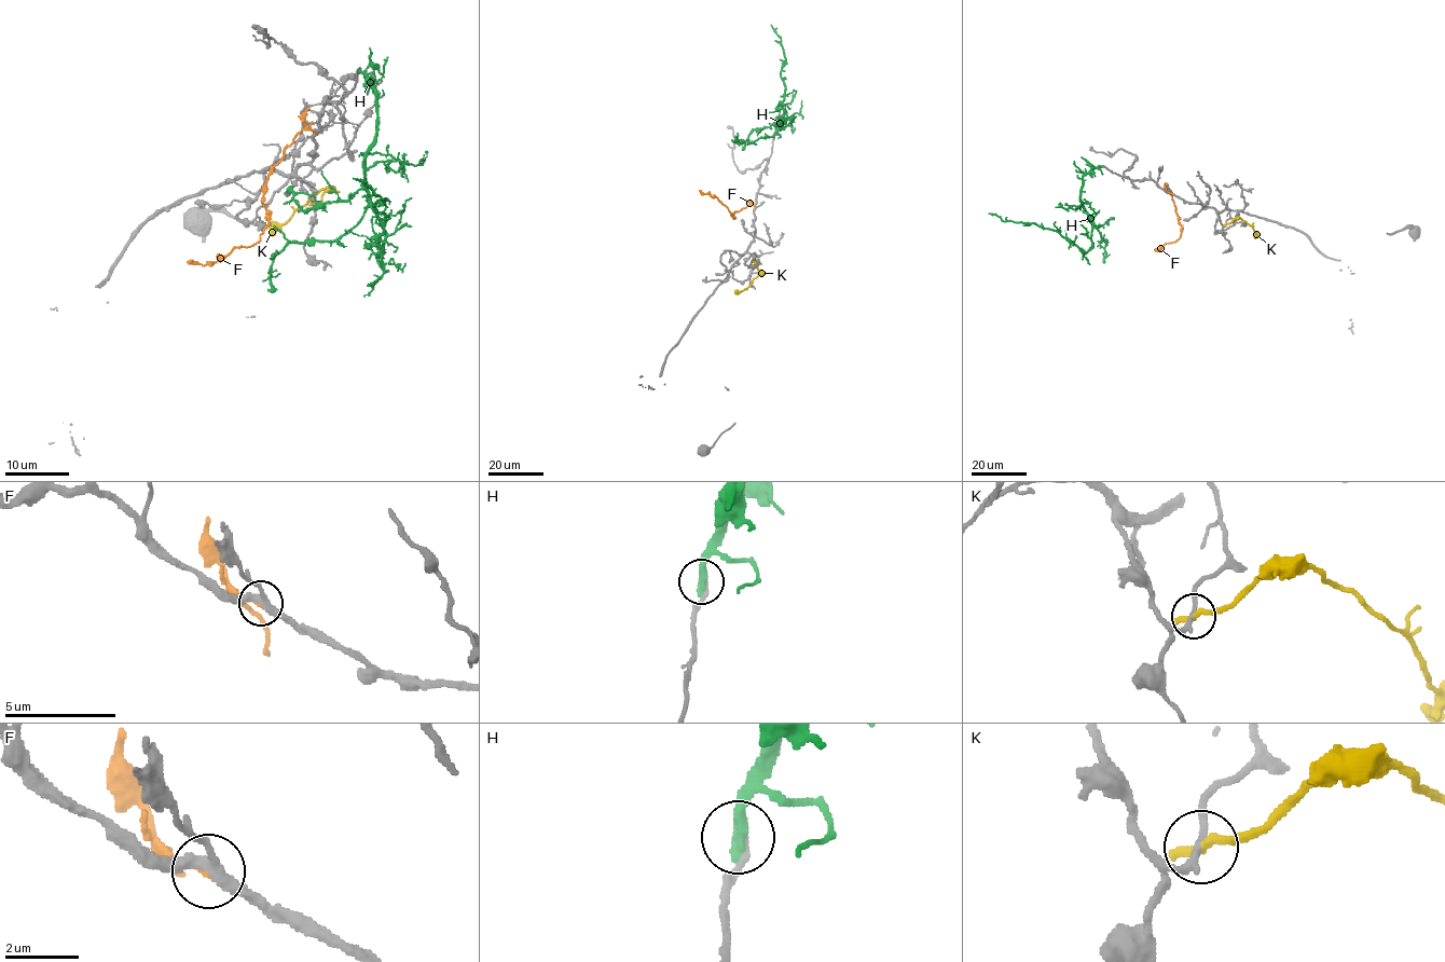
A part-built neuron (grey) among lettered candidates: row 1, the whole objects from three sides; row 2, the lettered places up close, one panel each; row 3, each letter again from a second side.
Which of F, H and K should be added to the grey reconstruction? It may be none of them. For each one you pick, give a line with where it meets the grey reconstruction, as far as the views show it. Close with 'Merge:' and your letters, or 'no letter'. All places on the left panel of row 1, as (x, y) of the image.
Merge: no letter

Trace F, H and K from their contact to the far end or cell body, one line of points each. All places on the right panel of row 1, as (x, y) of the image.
F: (1171, 193), (1169, 192), (1182, 227), (1181, 234), (1157, 250), (1154, 249)
H: (1101, 166), (1083, 176), (1079, 200), (1092, 225), (1091, 247), (1085, 252), (1057, 232), (988, 212)
K: (1226, 223), (1236, 218), (1244, 220), (1253, 228), (1254, 237)

